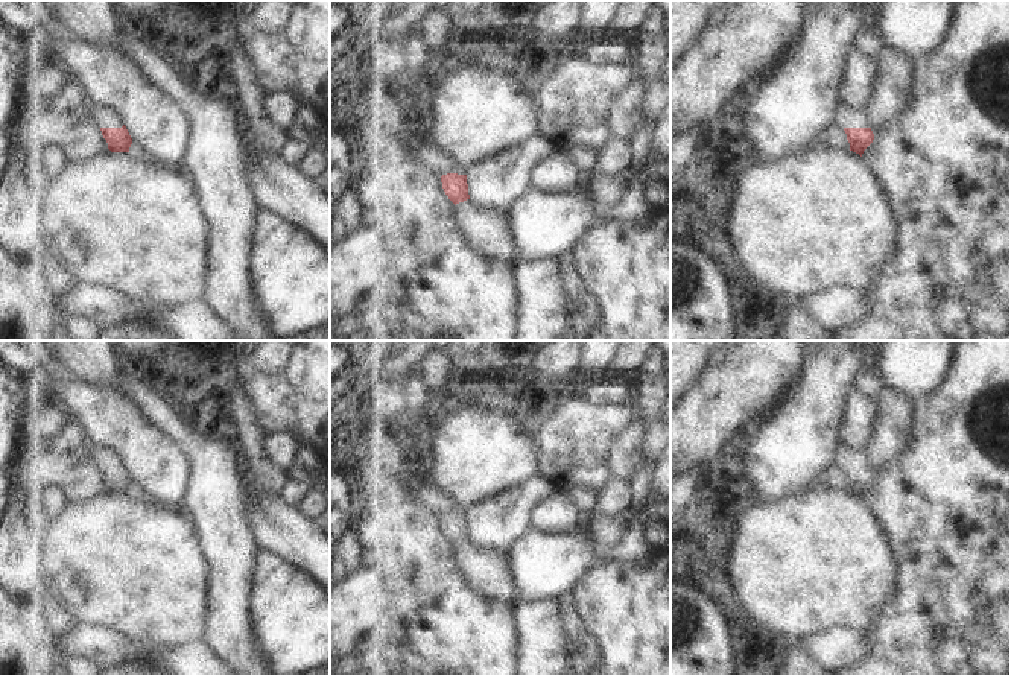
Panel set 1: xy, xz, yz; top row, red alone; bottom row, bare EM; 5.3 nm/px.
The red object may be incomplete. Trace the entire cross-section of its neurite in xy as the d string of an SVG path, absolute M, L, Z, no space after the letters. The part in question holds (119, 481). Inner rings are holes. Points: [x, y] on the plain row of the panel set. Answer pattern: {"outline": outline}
{"outline": "M94 447L93 456L111 493L129 493L132 479L122 458L111 447Z"}

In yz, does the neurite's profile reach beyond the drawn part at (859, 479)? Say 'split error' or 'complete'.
split error

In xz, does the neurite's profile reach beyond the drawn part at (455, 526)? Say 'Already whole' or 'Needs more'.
Needs more

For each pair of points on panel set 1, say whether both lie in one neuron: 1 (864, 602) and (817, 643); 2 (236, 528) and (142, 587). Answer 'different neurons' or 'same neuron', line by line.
1: different neurons
2: different neurons

